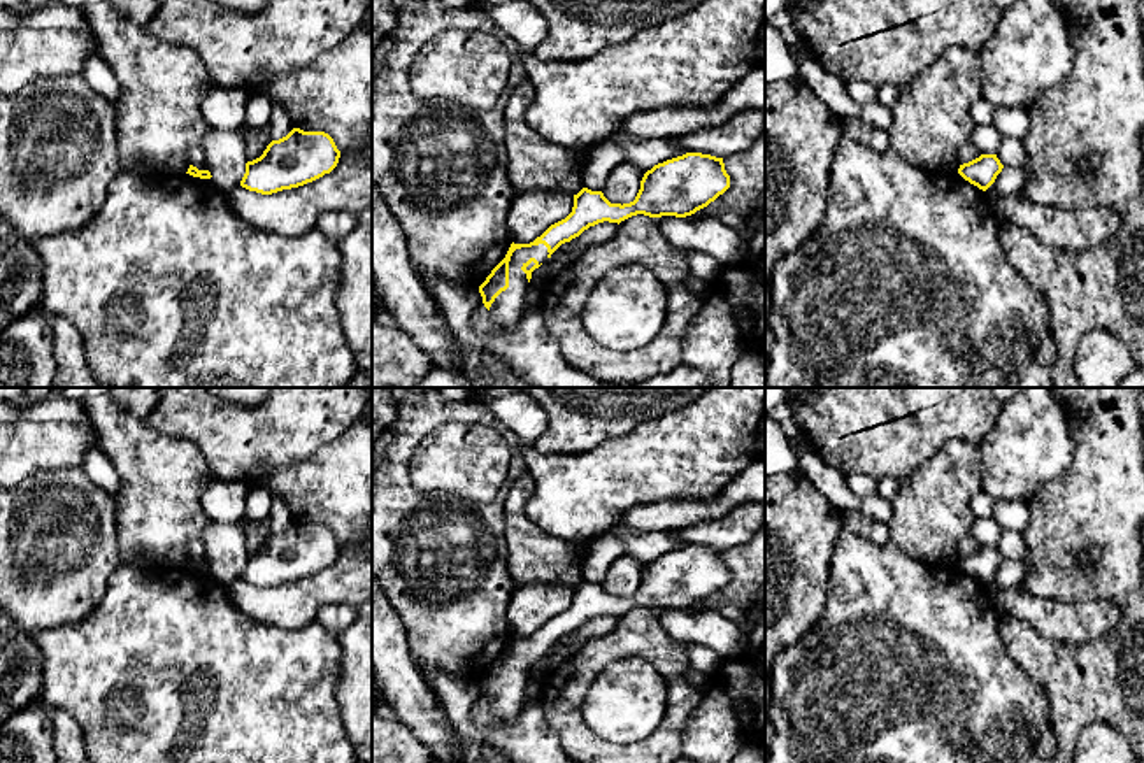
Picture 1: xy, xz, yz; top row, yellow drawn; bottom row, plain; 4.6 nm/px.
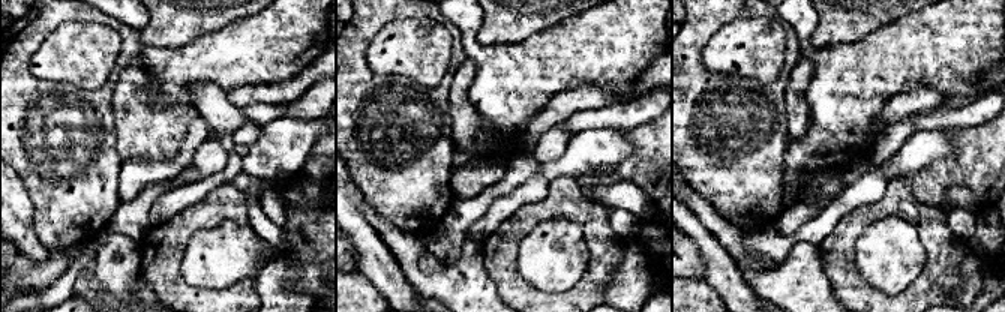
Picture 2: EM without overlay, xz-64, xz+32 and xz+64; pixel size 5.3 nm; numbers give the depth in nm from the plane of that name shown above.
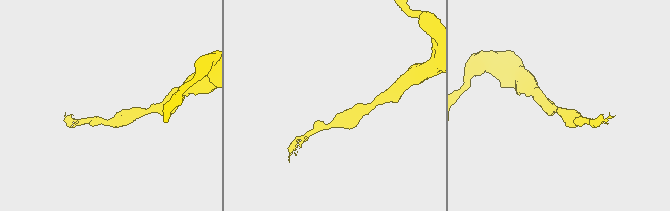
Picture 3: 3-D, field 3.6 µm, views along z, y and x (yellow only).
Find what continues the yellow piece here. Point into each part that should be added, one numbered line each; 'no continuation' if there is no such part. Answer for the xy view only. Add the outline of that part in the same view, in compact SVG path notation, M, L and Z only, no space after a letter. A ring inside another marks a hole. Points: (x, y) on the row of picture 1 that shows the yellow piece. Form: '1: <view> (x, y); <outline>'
no continuation

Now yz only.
no continuation

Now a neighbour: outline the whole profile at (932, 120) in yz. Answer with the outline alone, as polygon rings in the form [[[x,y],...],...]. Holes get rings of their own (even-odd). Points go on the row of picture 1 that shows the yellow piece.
[[[947,47],[909,86],[900,88],[898,100],[891,107],[893,123],[886,130],[890,149],[905,161],[932,172],[951,167],[958,172],[955,156],[969,146],[974,132],[972,105],[983,98],[983,70],[979,51]]]

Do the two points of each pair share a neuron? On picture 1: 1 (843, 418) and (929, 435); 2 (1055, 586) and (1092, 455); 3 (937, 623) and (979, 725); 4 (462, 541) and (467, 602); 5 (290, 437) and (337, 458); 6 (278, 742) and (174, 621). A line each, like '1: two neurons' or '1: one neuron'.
1: one neuron
2: one neuron
3: one neuron
4: one neuron
5: two neurons
6: one neuron

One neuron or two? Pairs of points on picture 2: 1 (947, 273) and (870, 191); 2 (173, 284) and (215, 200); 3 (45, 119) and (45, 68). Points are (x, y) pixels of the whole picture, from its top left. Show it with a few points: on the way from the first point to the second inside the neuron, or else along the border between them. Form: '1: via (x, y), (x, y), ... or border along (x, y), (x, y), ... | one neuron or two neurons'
1: border along (890, 179), (878, 200), (861, 203), (848, 213) | two neurons
2: via (171, 263), (171, 243), (194, 221) | one neuron
3: border along (30, 57), (30, 71), (38, 78), (80, 89) | two neurons

